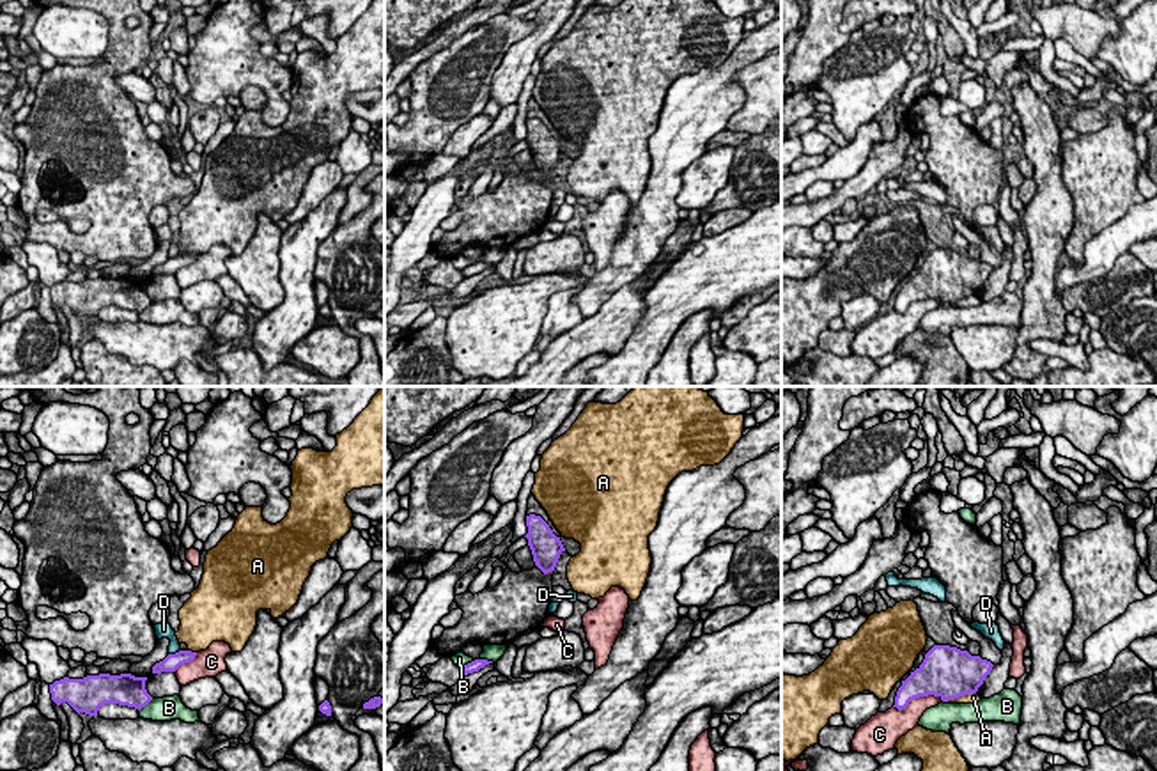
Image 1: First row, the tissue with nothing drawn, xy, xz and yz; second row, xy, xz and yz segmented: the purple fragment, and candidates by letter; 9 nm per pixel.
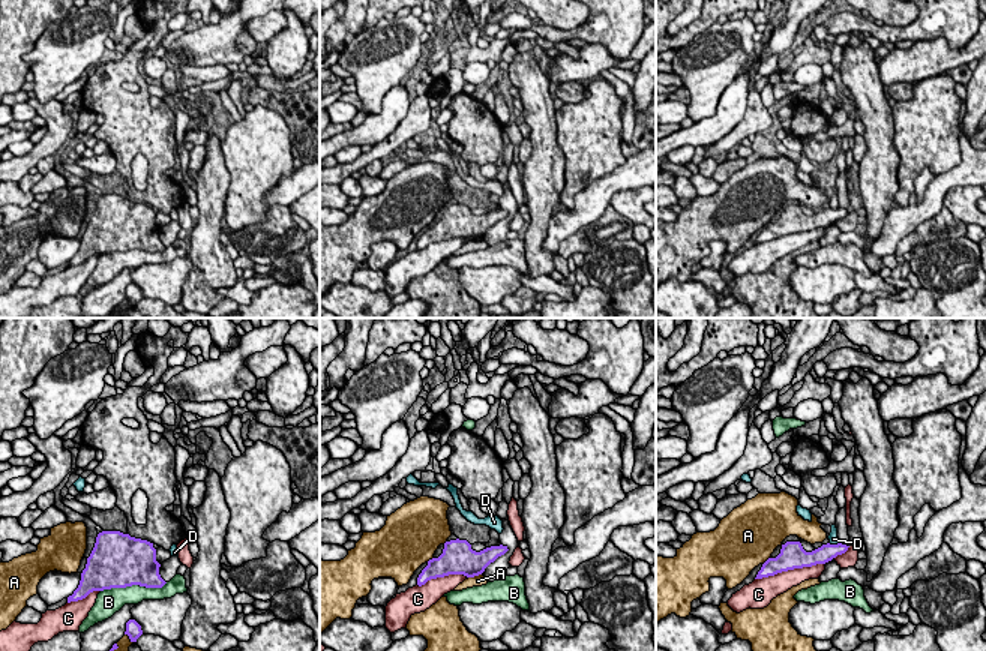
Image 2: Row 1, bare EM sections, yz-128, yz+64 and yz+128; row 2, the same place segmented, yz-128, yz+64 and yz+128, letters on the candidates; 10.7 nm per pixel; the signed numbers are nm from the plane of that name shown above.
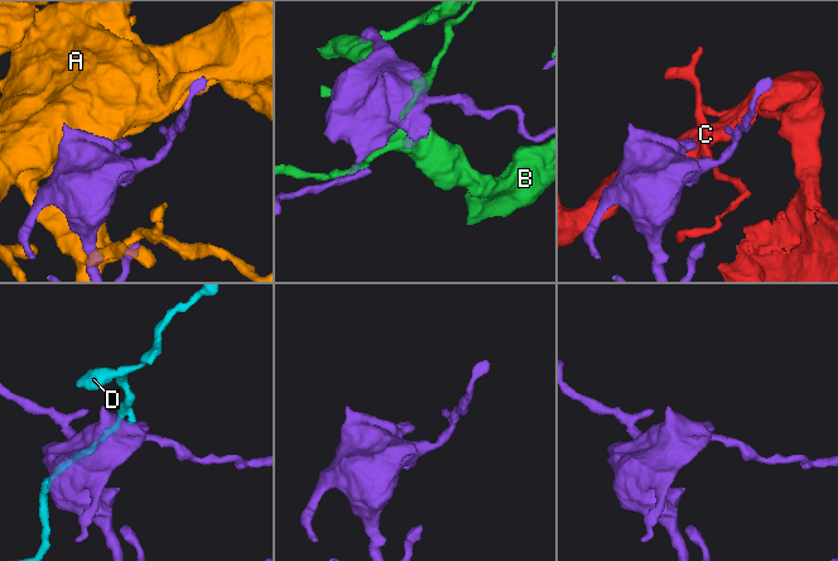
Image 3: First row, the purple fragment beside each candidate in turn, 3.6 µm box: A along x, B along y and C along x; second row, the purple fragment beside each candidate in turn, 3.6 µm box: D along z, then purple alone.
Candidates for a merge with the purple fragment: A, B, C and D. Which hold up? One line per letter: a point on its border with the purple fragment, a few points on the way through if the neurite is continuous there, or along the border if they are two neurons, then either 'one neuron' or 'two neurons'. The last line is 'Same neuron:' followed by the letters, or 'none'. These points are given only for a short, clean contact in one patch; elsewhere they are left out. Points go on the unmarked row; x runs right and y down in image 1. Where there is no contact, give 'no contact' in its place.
A: meets purple in yz at (959, 298); two neurons
B: meets purple in xy at (146, 307); two neurons
C: meets purple in yz at (918, 300); two neurons
D: meets purple in xy at (176, 256); border along xy (179, 252), (169, 257); two neurons
Same neuron: none

